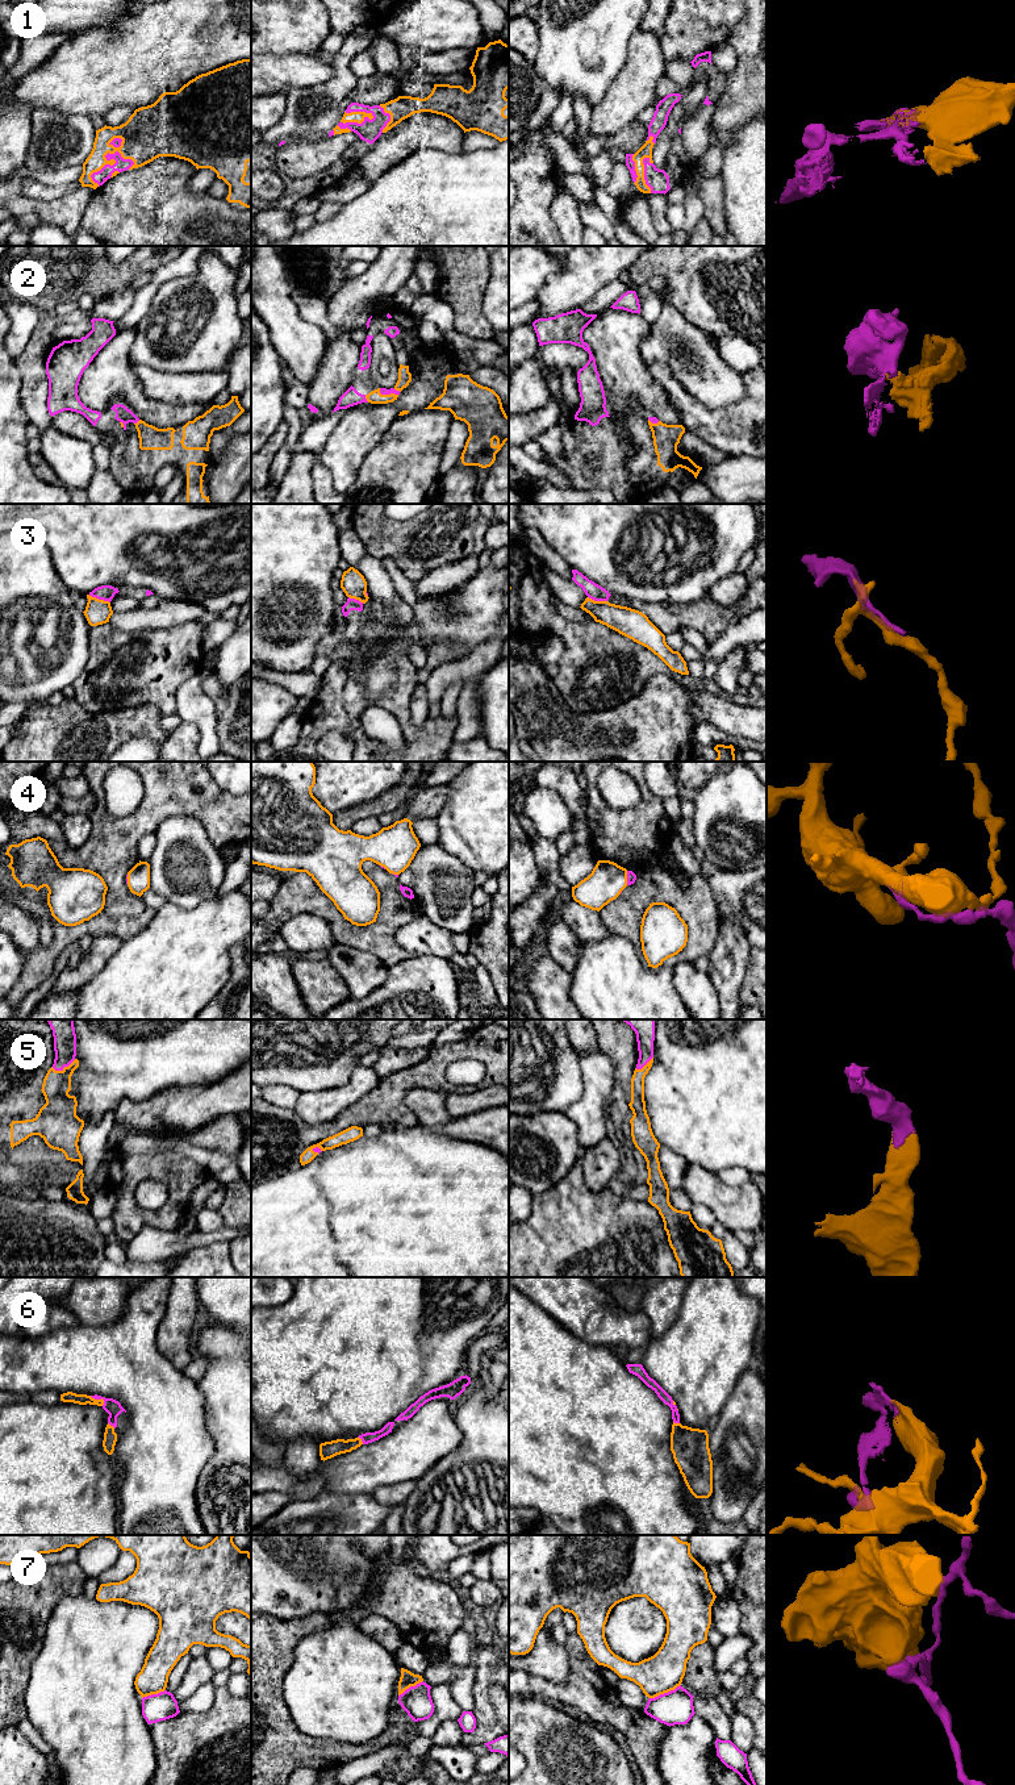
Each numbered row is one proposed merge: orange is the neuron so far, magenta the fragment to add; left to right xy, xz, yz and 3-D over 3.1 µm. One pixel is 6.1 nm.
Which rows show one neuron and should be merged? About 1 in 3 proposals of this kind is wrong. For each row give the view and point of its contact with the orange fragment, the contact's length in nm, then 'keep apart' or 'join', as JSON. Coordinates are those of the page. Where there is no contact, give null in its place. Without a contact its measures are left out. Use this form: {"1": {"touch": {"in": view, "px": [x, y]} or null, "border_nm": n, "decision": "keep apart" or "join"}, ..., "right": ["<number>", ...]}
{"1": {"touch": {"in": "xy", "px": [113, 159]}, "border_nm": 300, "decision": "join"}, "2": {"touch": {"in": "xz", "px": [387, 395]}, "border_nm": 130, "decision": "join"}, "3": {"touch": {"in": "xy", "px": [97, 599]}, "border_nm": 140, "decision": "keep apart"}, "4": {"touch": {"in": "yz", "px": [626, 878]}, "border_nm": 90, "decision": "join"}, "5": {"touch": {"in": "xy", "px": [65, 1067]}, "border_nm": 160, "decision": "join"}, "6": {"touch": {"in": "xy", "px": [99, 1400]}, "border_nm": 110, "decision": "join"}, "7": {"touch": {"in": "yz", "px": [664, 1692]}, "border_nm": 220, "decision": "keep apart"}, "right": ["1", "2", "4", "5", "6"]}

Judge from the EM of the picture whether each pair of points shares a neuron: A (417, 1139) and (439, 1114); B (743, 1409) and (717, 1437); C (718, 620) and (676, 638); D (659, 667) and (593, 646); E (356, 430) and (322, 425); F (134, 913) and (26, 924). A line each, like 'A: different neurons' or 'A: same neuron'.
A: different neurons
B: same neuron
C: different neurons
D: same neuron
E: different neurons
F: different neurons

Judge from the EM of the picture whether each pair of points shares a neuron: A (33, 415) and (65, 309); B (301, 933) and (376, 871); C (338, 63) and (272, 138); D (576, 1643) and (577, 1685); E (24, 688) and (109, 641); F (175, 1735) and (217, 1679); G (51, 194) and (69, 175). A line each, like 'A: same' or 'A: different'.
A: different
B: different
C: same
D: same
E: different
F: different
G: different

